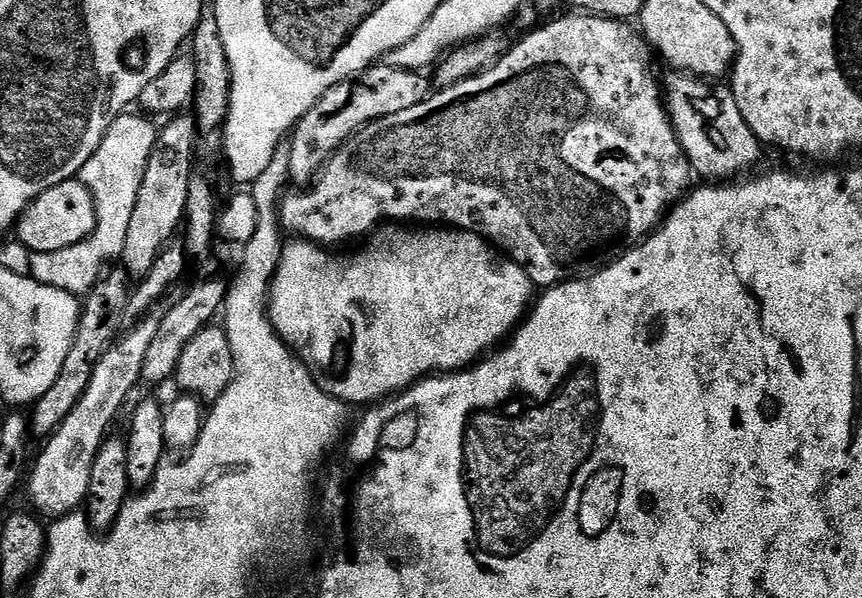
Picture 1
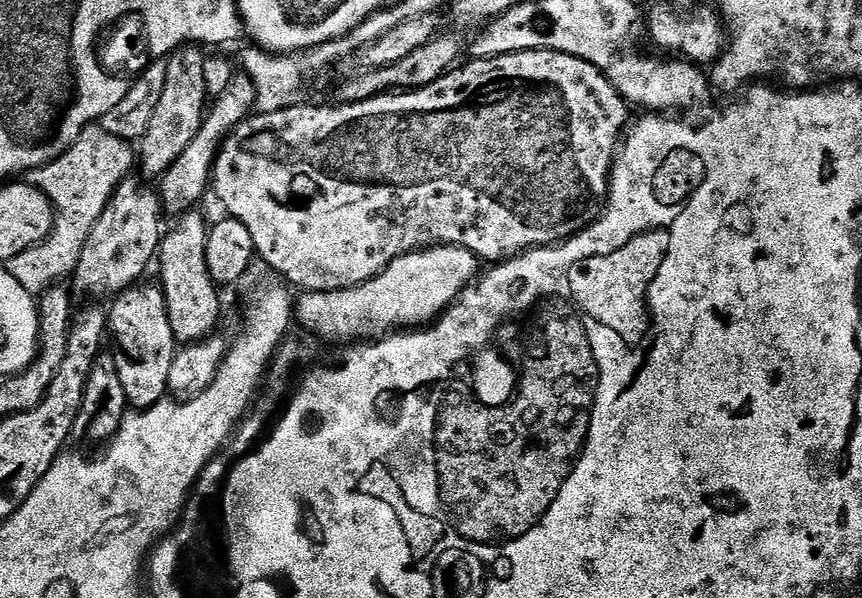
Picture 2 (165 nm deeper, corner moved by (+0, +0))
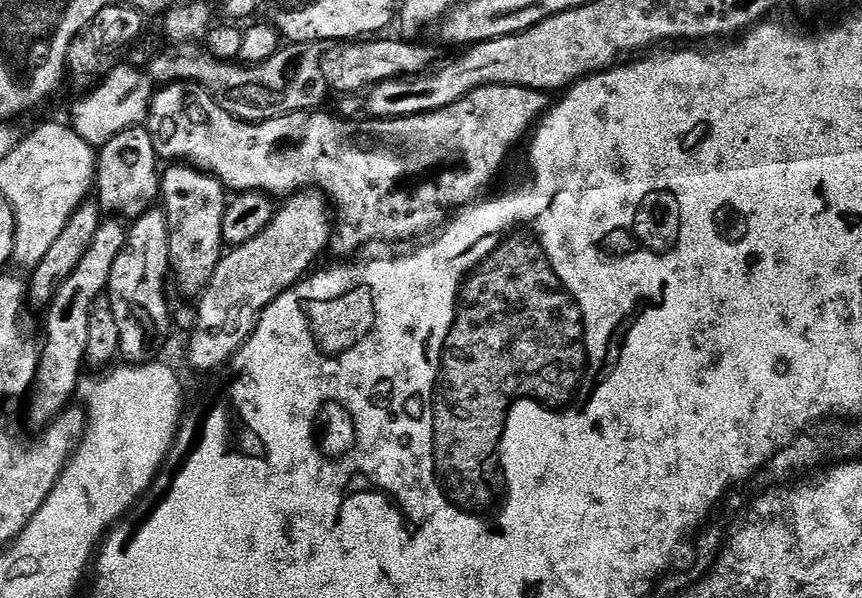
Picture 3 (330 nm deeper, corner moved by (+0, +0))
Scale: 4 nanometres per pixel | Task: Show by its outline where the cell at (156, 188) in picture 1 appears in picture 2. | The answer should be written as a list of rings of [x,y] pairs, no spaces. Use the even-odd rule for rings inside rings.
[[[196,46],[178,48],[167,57],[166,86],[162,86],[162,98],[158,98],[158,107],[150,118],[150,126],[138,142],[138,168],[145,172],[145,177],[164,176],[166,170],[170,170],[170,166],[182,158],[182,150],[194,142],[198,130],[204,124],[206,105],[210,100],[202,71],[204,57],[205,53]]]

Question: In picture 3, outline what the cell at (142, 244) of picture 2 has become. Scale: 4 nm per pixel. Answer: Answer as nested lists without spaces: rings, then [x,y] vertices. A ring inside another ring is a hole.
[[[147,127],[127,128],[120,134],[114,134],[110,142],[99,145],[94,196],[101,213],[135,218],[153,207],[161,199],[161,173],[158,168],[156,172],[156,164],[158,165],[158,157]]]

